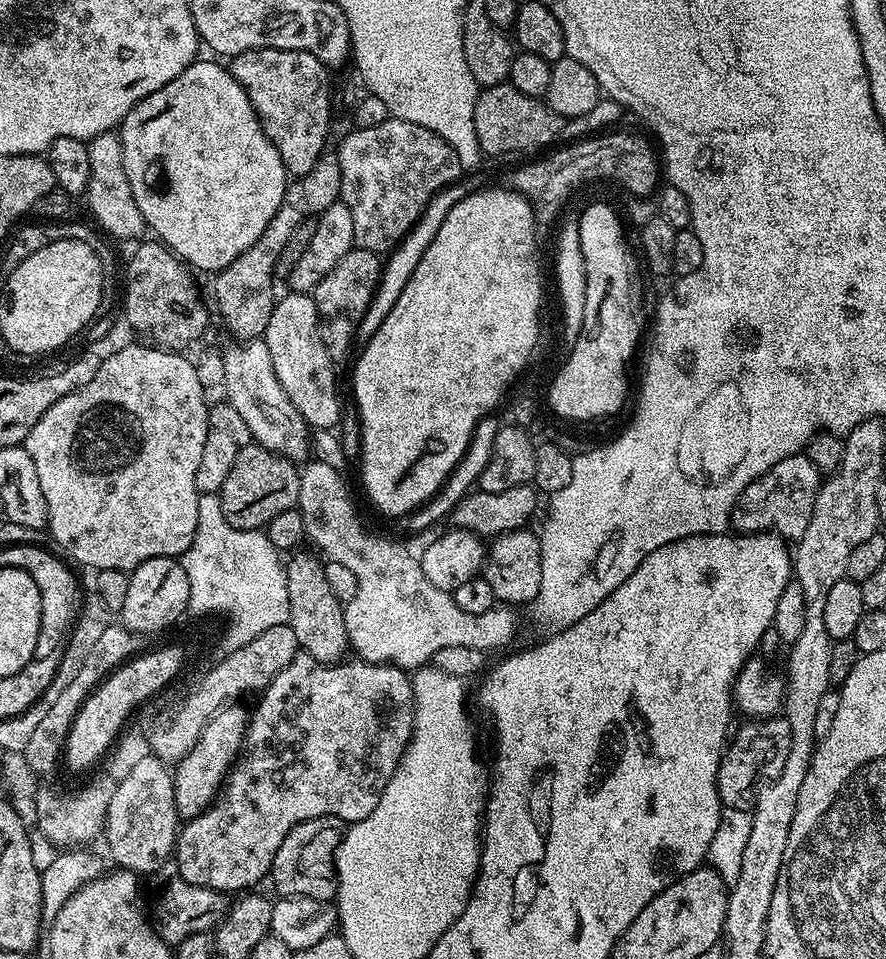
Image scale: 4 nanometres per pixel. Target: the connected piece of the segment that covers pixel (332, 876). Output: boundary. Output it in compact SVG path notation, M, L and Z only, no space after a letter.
M337 816L310 818L286 838L282 838L282 846L278 846L278 854L274 854L274 862L270 873L270 881L277 888L280 896L304 896L309 902L328 902L336 894L336 851L342 839L342 822Z

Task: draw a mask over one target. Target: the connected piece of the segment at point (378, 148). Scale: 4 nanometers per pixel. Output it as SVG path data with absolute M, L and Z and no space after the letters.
M395 118L382 122L382 126L352 130L341 142L340 148L335 149L335 153L338 166L342 166L340 200L350 210L354 222L354 245L377 254L384 254L395 248L416 225L417 218L423 214L424 207L432 200L432 195L459 181L462 175L456 152L442 137L426 130L426 126Z

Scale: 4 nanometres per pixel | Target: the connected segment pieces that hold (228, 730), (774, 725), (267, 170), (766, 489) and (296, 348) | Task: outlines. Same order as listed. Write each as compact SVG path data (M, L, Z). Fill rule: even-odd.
M229 706L223 712L216 713L200 732L196 745L183 756L174 768L172 786L174 788L174 798L176 799L176 811L181 817L191 818L203 812L221 791L222 785L227 777L228 769L232 767L241 747L246 727L246 712L236 708L240 706Z
M752 718L727 741L720 758L716 789L724 808L751 813L756 807L758 789L773 780L790 754L790 726L783 718Z
M204 58L197 59L196 63L182 70L178 78L166 82L162 90L154 90L154 94L142 98L142 102L135 104L130 114L126 114L126 118L120 123L118 135L122 142L122 162L126 166L126 178L130 178L130 190L134 190L134 202L138 202L138 210L142 210L145 225L151 231L153 228L160 235L157 236L159 243L163 244L169 252L176 253L185 264L193 269L201 268L202 271L208 272L207 274L215 274L226 266L230 266L234 258L238 258L243 252L250 250L254 242L258 242L258 238L282 206L284 192L290 183L288 171L284 169L284 163L278 150L270 142L270 138L266 138L256 117L254 106L250 106L250 98L246 90L242 90L242 86L232 77L231 71L225 65L223 68L222 65L211 64Z
M797 454L782 458L766 474L754 478L732 504L730 528L733 533L753 536L755 532L775 532L785 541L795 542L806 534L810 518L814 514L814 498L822 483L822 473L808 455Z
M289 291L272 305L270 323L263 334L266 350L270 350L270 362L274 362L274 374L286 390L286 398L294 402L294 408L302 414L309 429L335 429L340 420L340 396L336 393L337 365L330 358L320 333L320 319L315 295Z

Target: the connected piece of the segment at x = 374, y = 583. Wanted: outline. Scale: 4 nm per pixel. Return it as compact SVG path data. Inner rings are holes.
M317 462L305 463L300 472L298 507L304 519L307 539L313 540L328 560L342 562L342 566L354 570L358 590L354 598L350 598L344 604L344 617L348 643L351 651L359 659L371 664L392 664L396 668L419 670L429 662L435 661L438 650L446 650L446 646L470 646L488 654L491 653L491 648L504 648L515 638L516 616L511 607L497 606L486 610L486 614L466 614L466 610L461 610L458 602L454 602L452 593L438 590L438 586L434 586L430 578L426 578L415 555L411 556L398 541L387 540L386 537L371 532L360 521L342 477L344 476L339 471L331 469L330 466Z

